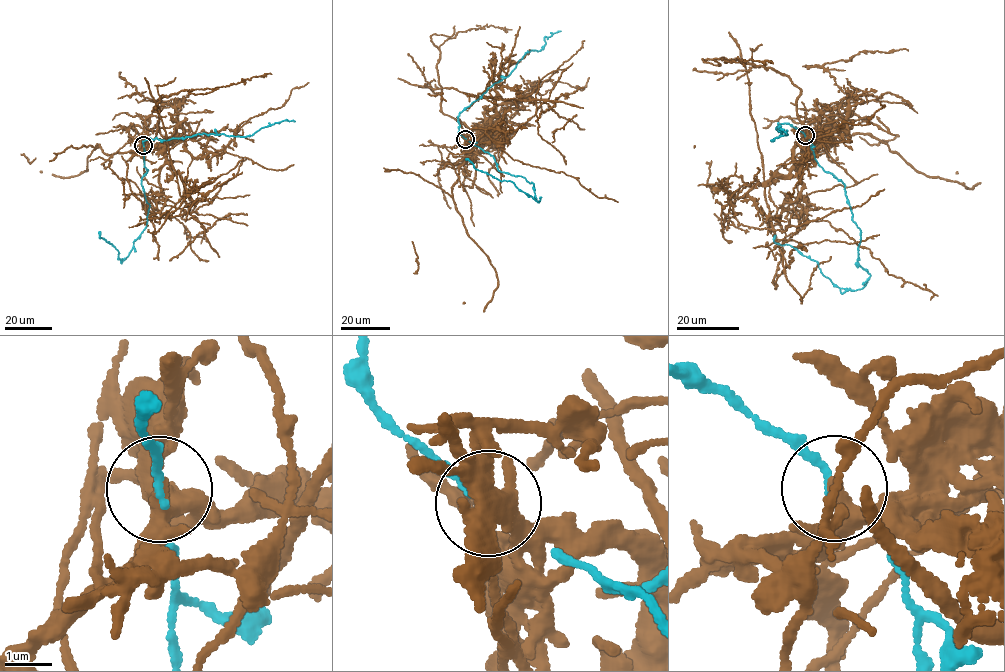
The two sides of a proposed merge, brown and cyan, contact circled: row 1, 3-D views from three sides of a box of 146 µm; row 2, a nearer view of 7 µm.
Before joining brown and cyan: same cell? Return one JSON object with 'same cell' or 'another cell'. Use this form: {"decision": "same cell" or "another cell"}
{"decision": "another cell"}

